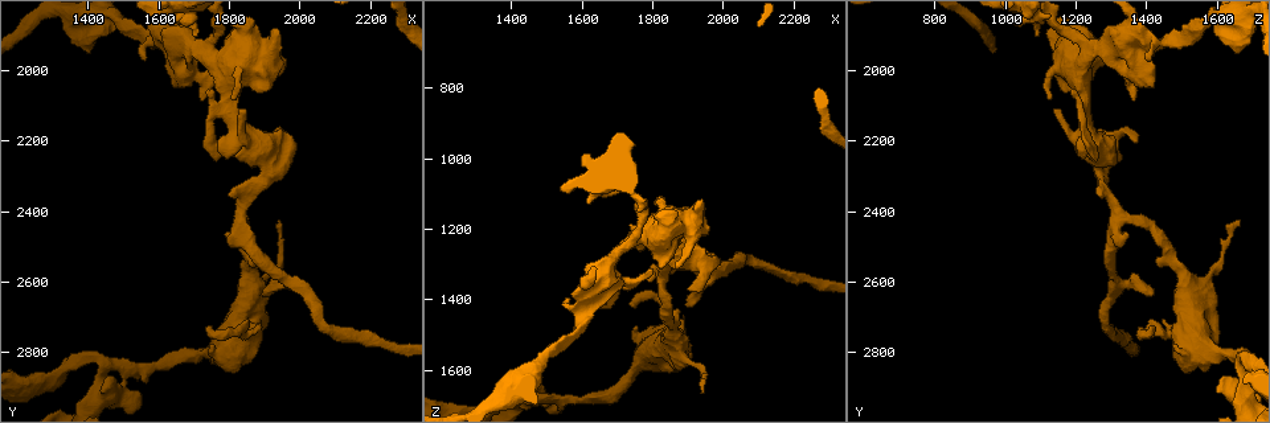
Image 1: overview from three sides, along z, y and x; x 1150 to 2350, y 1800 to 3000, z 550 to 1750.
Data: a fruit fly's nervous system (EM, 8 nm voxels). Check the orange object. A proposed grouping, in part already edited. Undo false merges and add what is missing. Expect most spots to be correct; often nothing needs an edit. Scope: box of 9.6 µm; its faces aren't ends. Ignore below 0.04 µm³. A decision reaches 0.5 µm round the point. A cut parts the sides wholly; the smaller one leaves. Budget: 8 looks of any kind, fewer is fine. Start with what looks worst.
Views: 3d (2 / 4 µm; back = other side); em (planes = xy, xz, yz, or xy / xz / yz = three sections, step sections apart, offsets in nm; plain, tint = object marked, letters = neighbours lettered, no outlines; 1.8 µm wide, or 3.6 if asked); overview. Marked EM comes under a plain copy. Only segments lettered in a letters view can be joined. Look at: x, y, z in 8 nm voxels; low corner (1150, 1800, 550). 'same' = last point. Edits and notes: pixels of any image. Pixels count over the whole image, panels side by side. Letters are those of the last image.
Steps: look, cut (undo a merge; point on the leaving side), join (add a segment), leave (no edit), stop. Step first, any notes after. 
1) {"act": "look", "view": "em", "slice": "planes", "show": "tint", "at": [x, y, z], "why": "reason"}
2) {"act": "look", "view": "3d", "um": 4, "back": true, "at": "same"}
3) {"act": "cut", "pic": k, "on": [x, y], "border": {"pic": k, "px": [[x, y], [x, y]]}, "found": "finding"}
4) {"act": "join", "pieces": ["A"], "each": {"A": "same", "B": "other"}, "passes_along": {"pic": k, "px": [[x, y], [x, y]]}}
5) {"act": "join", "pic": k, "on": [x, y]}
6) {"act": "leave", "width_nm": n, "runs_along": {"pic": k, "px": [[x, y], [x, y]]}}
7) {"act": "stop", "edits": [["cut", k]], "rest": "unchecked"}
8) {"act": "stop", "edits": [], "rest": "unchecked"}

{"act": "look", "view": "em", "slice": "xy", "step": 4, "show": "letters", "at": [1520, 2840, 1680], "why": "arms part here"}

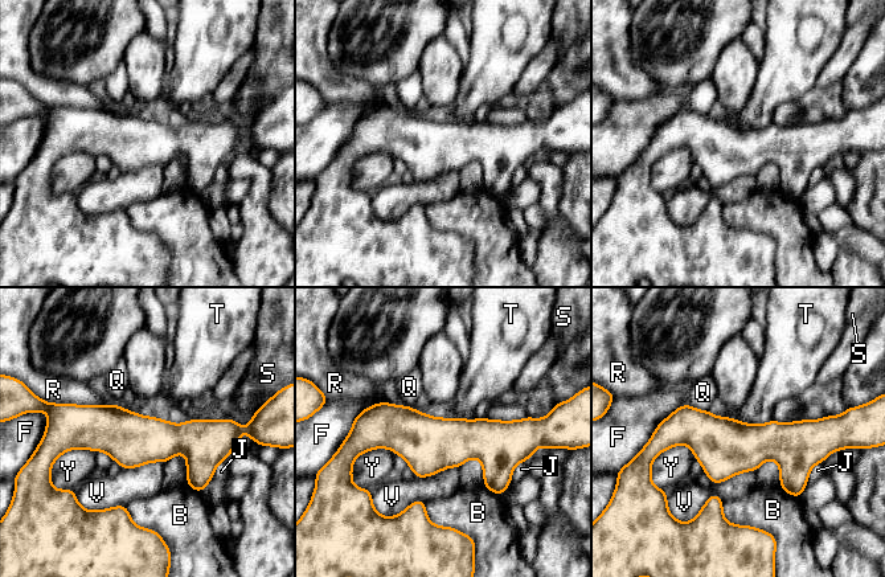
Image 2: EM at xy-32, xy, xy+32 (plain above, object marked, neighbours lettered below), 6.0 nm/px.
{"act": "leave", "each": {"B": "other", "F": "other", "J": "other", "Q": "other", "R": "other", "S": "other", "T": "other", "V": "other", "Y": "other"}, "border": {"pic": 2, "px": [[733, 418], [752, 424], [773, 420]]}, "found": "continuous, no second neuron"}

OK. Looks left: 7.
{"act": "look", "view": "3d", "um": 2, "at": [1880, 2710, 1440], "why": "an open end"}

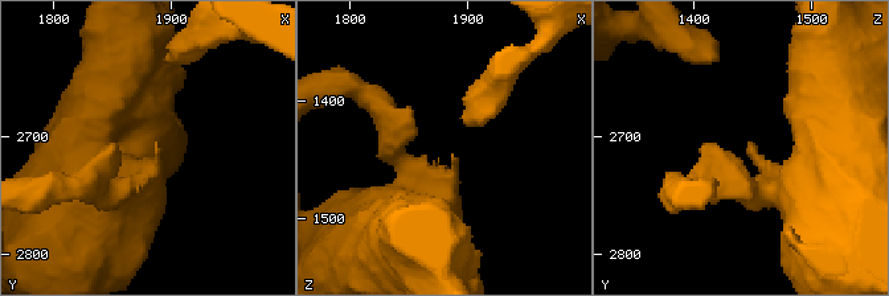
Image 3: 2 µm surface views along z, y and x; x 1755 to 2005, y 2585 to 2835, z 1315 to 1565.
{"act": "look", "view": "em", "um": 3.6, "slice": "planes", "show": "letters", "at": [1886, 2710, 1446], "why": "now the EM"}

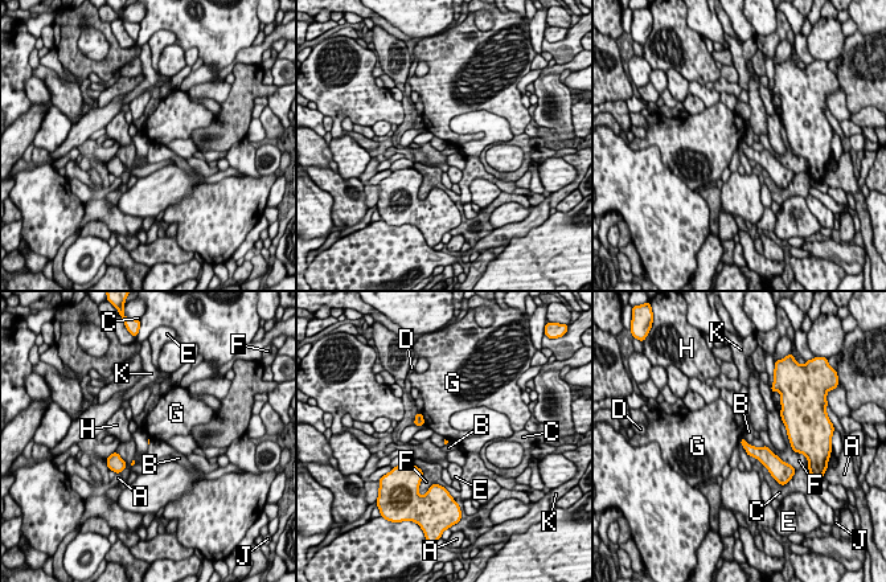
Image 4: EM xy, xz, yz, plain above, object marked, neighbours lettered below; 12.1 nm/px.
{"act": "leave", "each": {"A": "other", "B": "other", "C": "other", "D": "other", "E": "other", "F": "other", "G": "other", "H": "other", "J": "other", "K": "other"}, "border": {"pic": 4, "px": [[419, 412], [425, 423]]}, "found": "none of them fits"}

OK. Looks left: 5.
{"act": "look", "view": "em", "slice": "planes", "show": "letters", "at": [1570, 1960, 1400]}

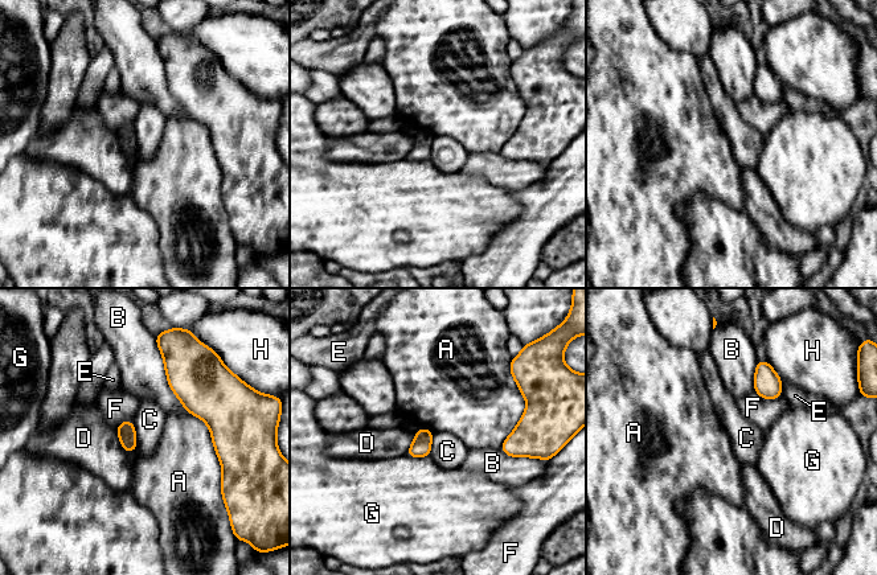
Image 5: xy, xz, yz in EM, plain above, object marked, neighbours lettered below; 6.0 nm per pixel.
{"act": "leave", "width_nm": 110, "longest_contact_nm": ["A", 500], "each": {"A": "other", "B": "other", "C": "other", "D": "other", "E": "other", "F": "other", "G": "other", "H": "other"}, "found": "none of them fits"}

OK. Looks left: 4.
{"act": "stop", "edits": [], "rest": "unchecked"}

